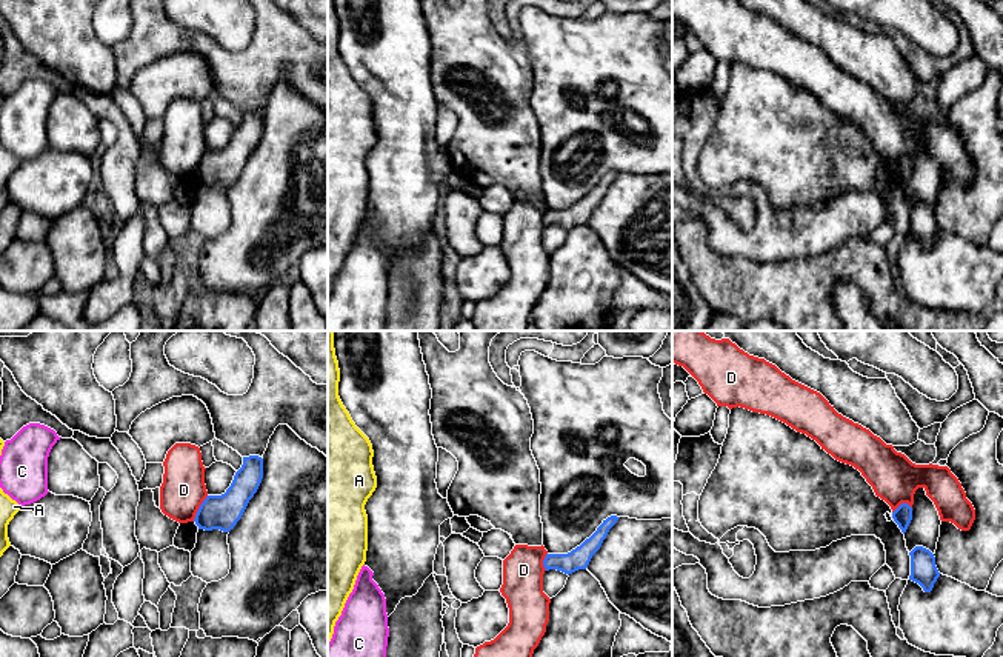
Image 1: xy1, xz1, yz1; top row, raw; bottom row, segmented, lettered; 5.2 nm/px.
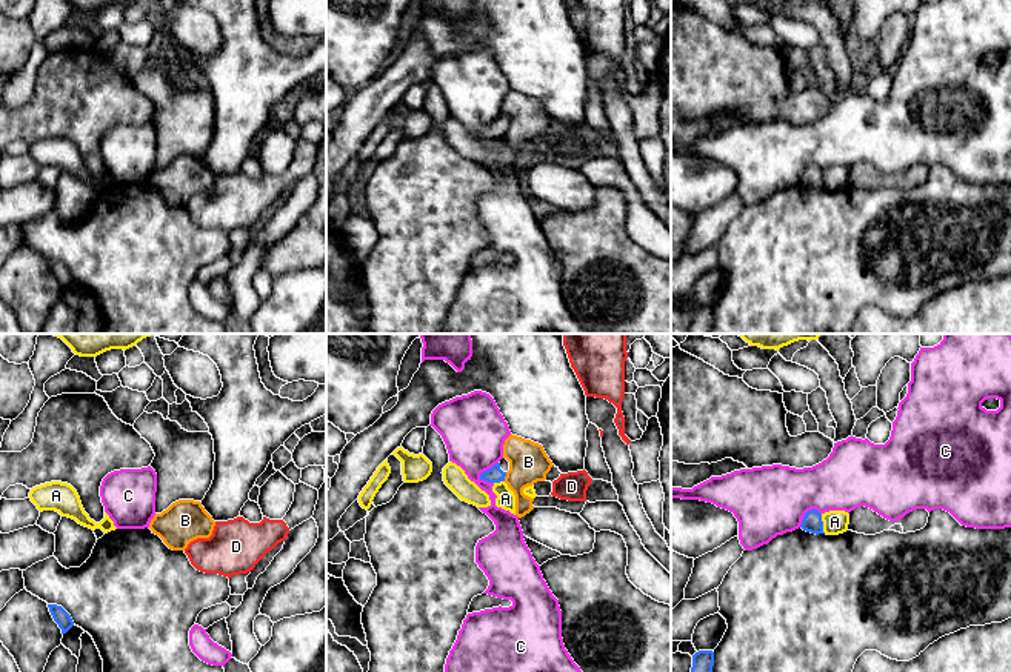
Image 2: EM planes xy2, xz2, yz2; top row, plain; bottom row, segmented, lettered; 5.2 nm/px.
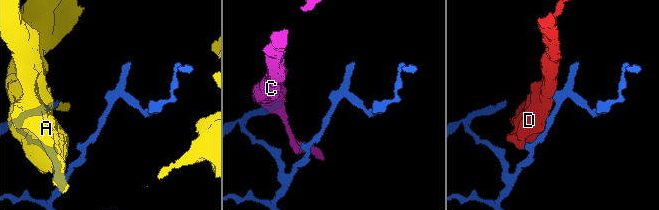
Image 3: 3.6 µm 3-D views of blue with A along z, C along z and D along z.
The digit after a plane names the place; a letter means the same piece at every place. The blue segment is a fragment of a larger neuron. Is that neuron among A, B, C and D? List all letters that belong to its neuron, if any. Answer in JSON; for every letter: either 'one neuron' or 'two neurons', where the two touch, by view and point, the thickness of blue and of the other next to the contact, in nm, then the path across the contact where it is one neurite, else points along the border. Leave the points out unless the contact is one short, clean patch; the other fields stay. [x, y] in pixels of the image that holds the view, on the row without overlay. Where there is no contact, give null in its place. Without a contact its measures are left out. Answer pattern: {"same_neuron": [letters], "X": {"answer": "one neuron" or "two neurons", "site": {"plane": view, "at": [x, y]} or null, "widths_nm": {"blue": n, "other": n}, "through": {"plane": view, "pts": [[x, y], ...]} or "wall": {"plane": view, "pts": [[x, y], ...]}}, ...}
{"same_neuron": [], "A": {"answer": "two neurons", "site": {"plane": "yz2", "at": [822, 179]}, "widths_nm": {"blue": 100, "other": 130}, "wall": {"plane": "yz2", "pts": [[820, 169], [825, 188]]}}, "B": {"answer": "two neurons", "site": {"plane": "xz2", "at": [505, 131]}, "widths_nm": {"blue": 80, "other": 200}, "wall": {"plane": "xz2", "pts": [[507, 128], [503, 136]]}}, "C": {"answer": "two neurons", "site": {"plane": "xz2", "at": [488, 125]}, "widths_nm": {"blue": 80, "other": 340}, "wall": {"plane": "xz2", "pts": [[497, 117], [485, 125], [479, 134]]}}, "D": {"answer": "two neurons", "site": {"plane": "xy1", "at": [199, 163]}, "widths_nm": {"blue": 180, "other": 240}, "wall": {"plane": "xy1", "pts": [[208, 151], [193, 176]]}}}

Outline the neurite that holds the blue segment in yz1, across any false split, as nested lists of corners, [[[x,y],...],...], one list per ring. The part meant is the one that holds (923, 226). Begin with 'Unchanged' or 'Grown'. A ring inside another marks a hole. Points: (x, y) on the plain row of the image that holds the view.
Unchanged. [[[915,202],[911,208],[911,231],[909,235],[918,238],[925,248],[931,248],[934,238],[940,232],[940,228],[935,222],[934,209],[923,203]]]

